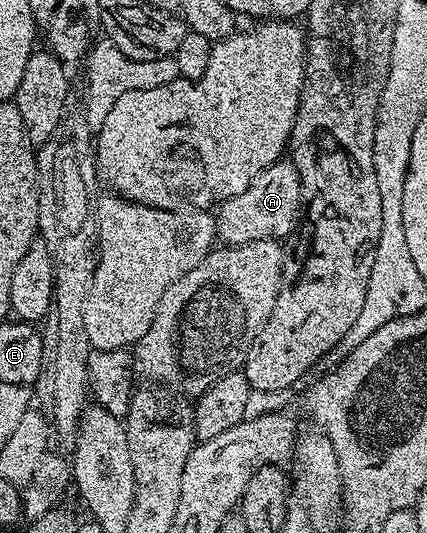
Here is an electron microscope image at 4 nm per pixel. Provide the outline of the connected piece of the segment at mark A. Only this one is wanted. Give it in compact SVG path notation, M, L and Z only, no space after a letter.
M289 161L271 163L264 171L257 173L257 177L253 177L245 193L237 193L237 197L229 197L218 204L216 236L232 247L262 239L283 241L291 230L291 234L296 230L304 203L303 186L295 166Z

